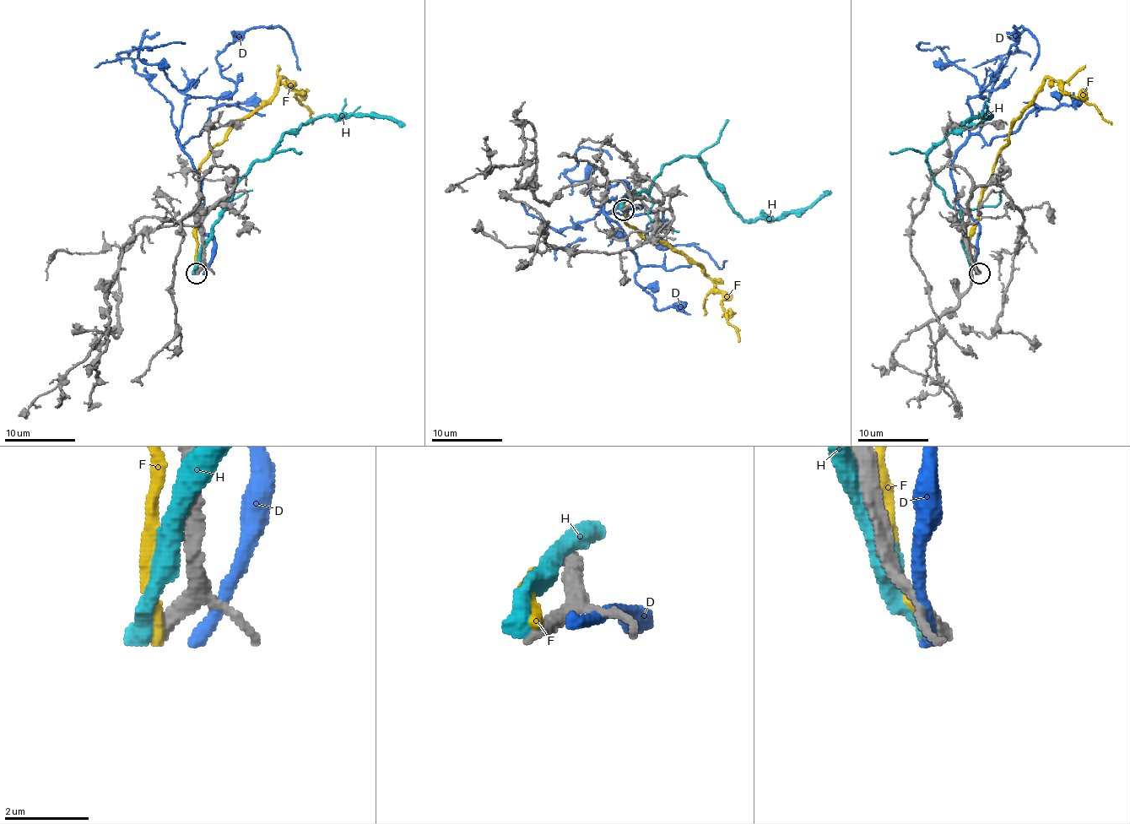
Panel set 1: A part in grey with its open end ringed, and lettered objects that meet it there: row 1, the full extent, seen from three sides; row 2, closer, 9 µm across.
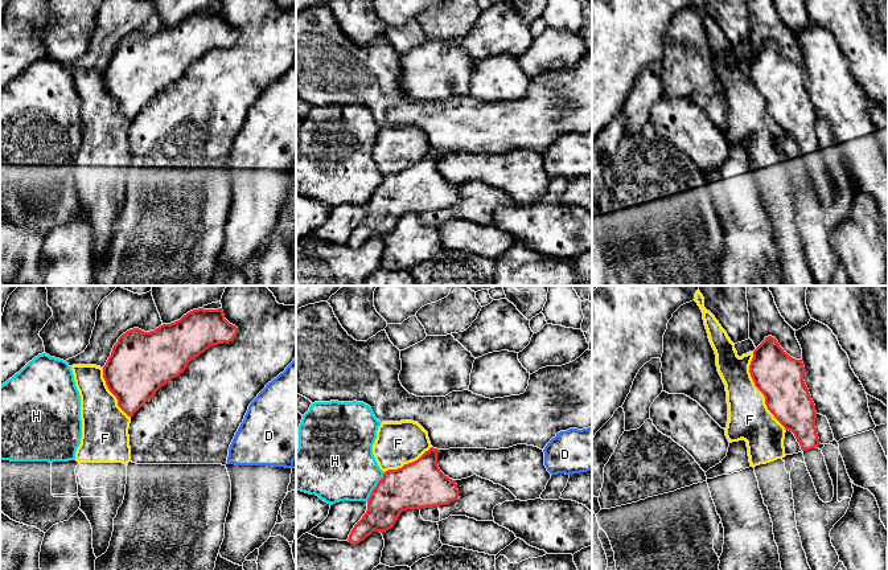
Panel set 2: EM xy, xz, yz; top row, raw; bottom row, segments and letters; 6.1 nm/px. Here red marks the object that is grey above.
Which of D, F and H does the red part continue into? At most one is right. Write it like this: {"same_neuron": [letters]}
{"same_neuron": []}

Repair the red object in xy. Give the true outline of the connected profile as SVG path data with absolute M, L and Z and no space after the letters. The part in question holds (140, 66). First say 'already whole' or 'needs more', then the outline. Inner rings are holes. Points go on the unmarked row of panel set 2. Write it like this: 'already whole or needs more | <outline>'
already whole | M193 13L155 34L133 32L123 37L103 70L103 82L118 110L133 118L156 95L213 49L230 46L238 32L218 13Z

